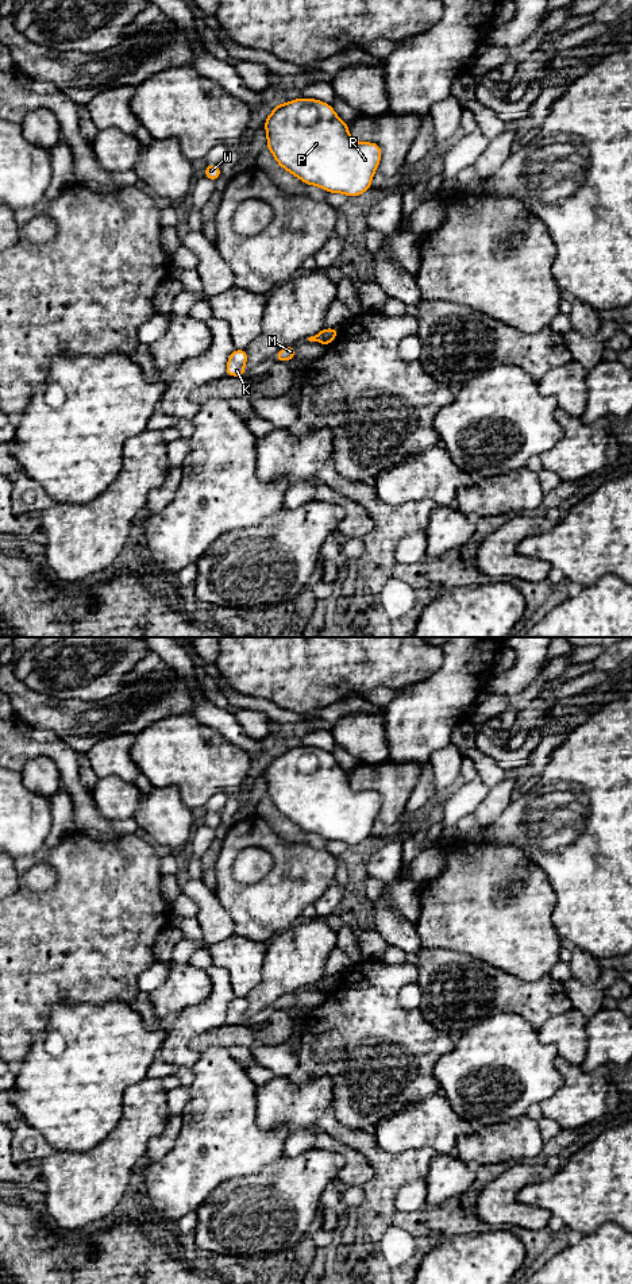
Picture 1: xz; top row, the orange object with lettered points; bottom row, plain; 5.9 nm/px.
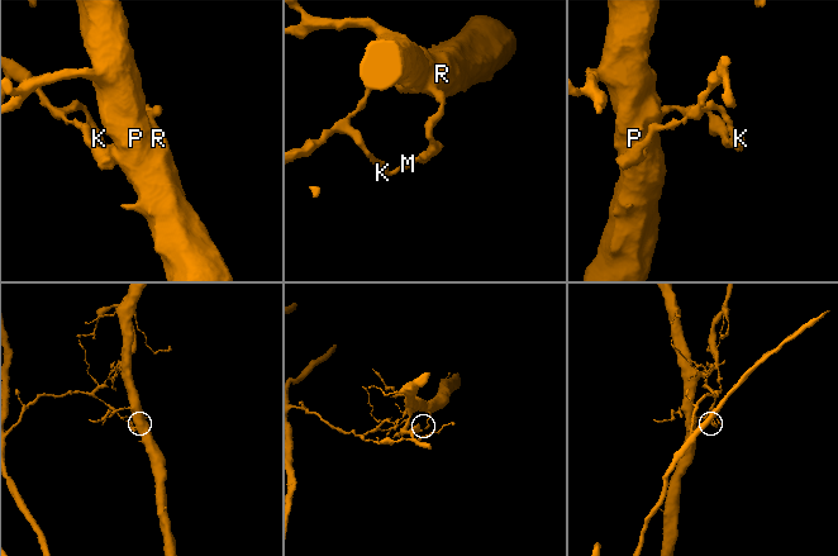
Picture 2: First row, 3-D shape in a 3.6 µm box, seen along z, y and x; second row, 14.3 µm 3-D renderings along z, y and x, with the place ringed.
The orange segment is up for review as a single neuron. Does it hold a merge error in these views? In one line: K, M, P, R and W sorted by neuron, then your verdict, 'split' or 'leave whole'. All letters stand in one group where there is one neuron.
groups K M W / P R; split

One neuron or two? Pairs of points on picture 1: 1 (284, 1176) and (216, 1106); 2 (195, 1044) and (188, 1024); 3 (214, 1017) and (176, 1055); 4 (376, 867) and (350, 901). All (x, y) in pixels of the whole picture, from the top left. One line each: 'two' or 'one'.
1: two
2: two
3: one
4: two

